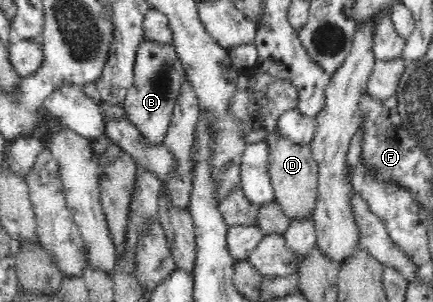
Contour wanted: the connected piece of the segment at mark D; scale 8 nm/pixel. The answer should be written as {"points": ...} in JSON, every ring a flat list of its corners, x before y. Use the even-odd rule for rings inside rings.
{"points":[[277,130,264,139,268,147,268,174,275,192,275,201,289,219,313,216,317,201,318,167,309,145,297,145,281,136]]}

